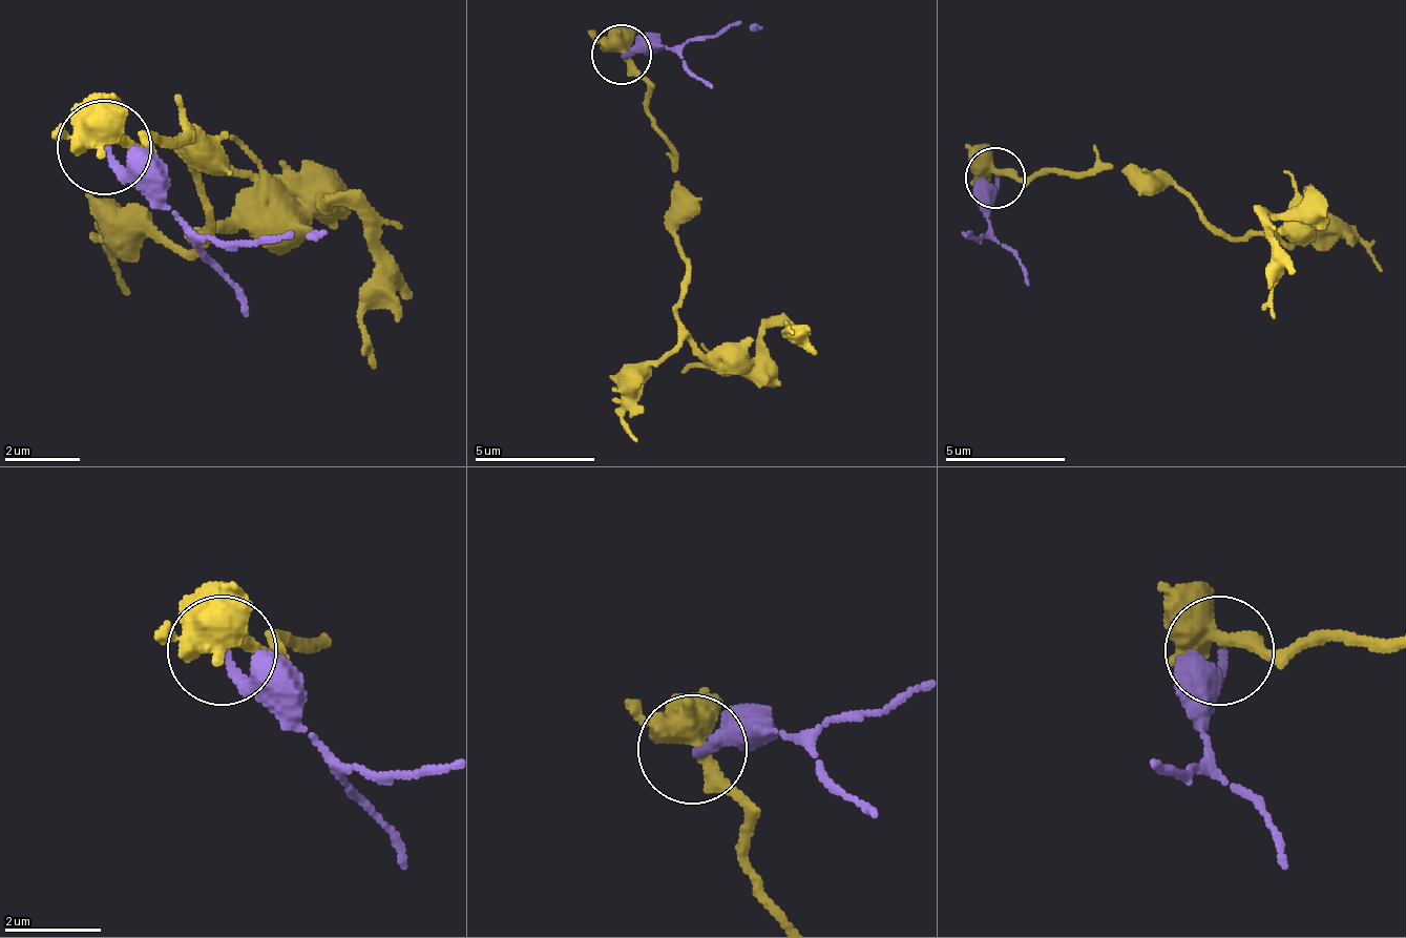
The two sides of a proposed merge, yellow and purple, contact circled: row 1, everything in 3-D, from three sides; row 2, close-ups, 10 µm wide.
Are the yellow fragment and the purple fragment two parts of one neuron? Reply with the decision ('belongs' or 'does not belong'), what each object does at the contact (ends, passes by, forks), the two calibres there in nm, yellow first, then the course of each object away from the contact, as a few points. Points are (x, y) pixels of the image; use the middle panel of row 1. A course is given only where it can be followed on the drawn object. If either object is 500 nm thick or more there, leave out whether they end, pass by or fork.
belongs; yellow forks; purple ends; calibres 380 and 200 nm; course yellow (623, 54), (671, 149), (683, 287), (676, 324), (707, 353), (749, 348), (778, 324), (791, 329), (791, 335); course purple (623, 54), (683, 41), (736, 23), (760, 29)

